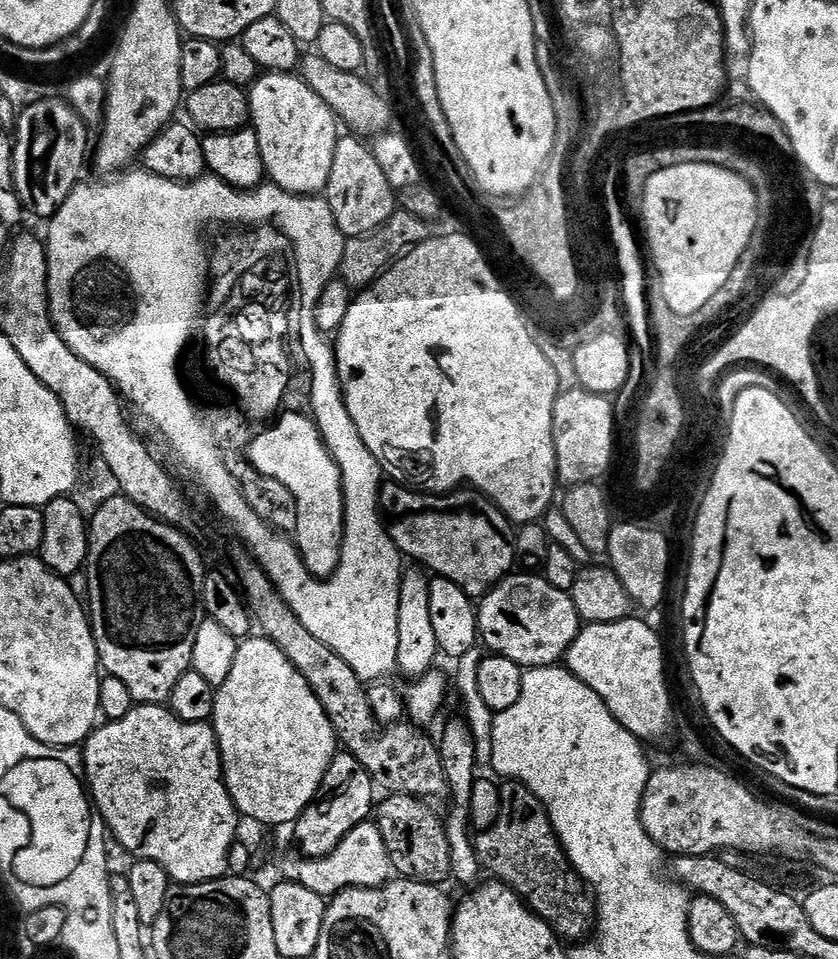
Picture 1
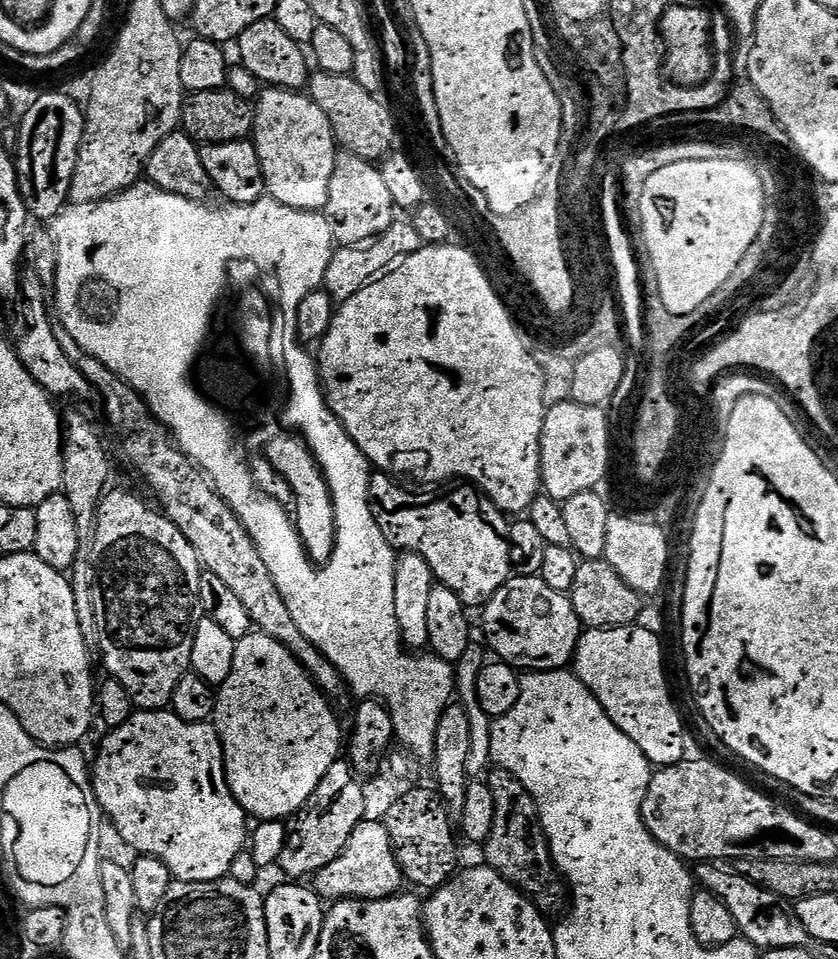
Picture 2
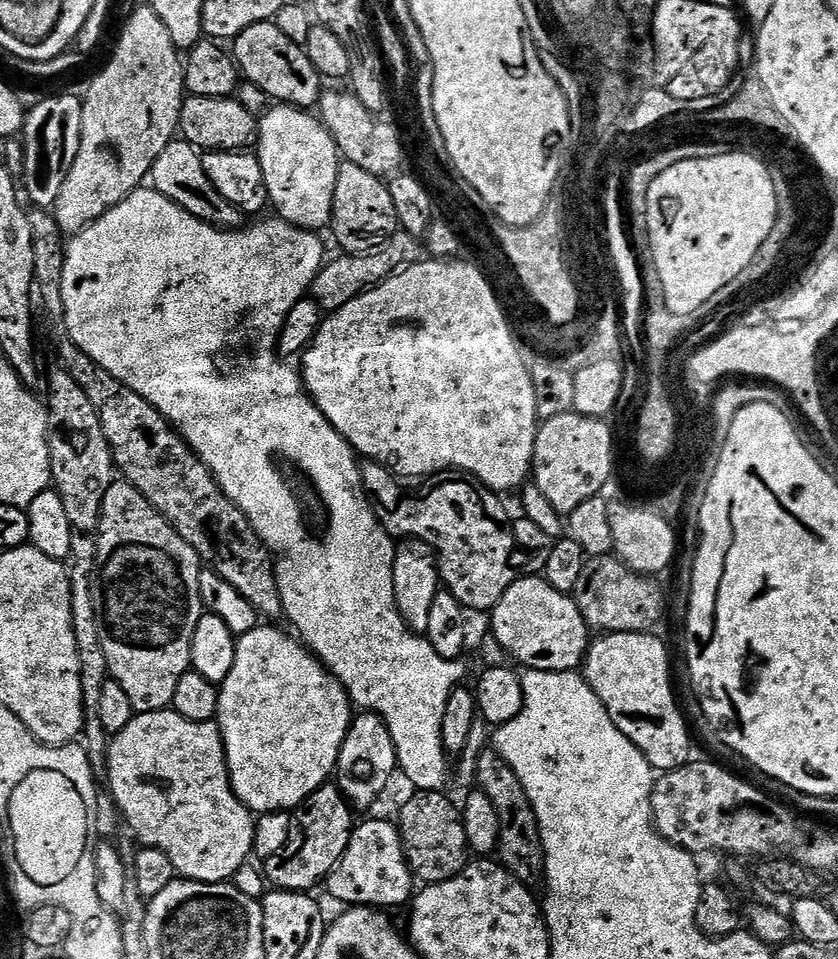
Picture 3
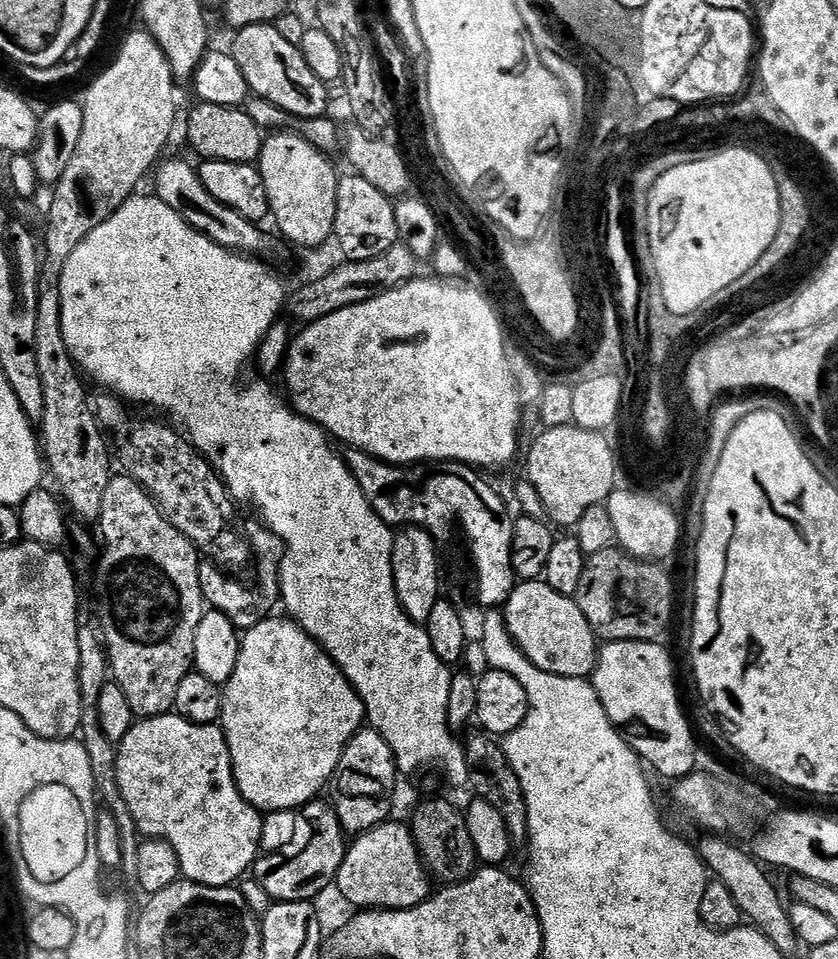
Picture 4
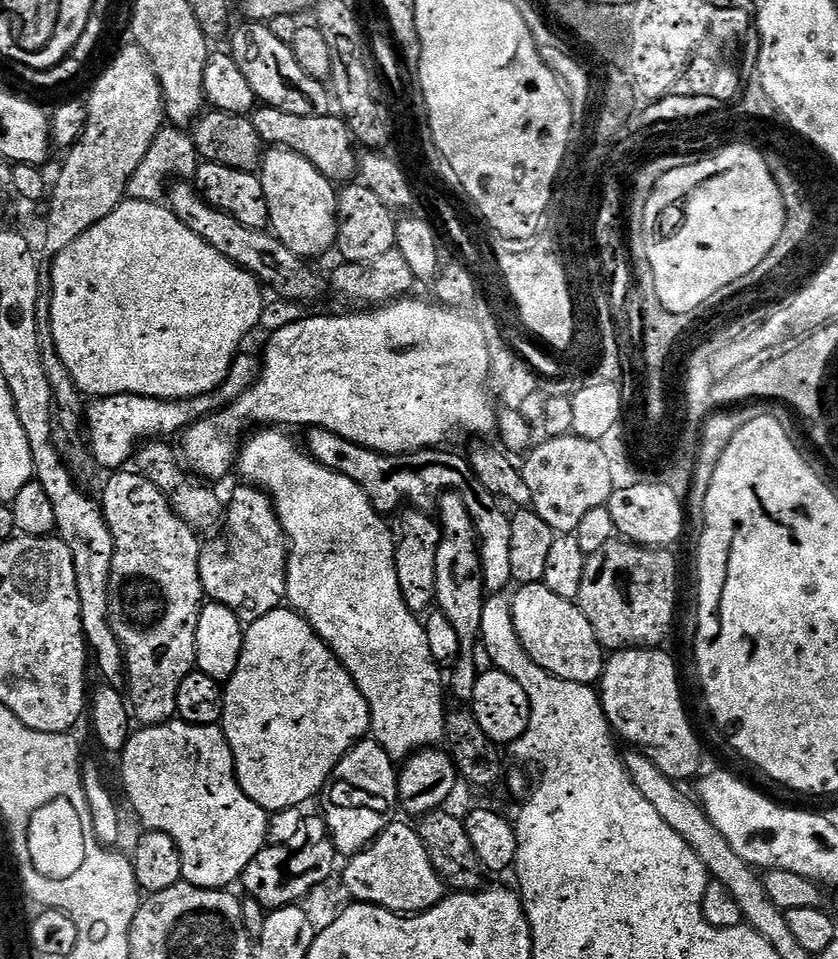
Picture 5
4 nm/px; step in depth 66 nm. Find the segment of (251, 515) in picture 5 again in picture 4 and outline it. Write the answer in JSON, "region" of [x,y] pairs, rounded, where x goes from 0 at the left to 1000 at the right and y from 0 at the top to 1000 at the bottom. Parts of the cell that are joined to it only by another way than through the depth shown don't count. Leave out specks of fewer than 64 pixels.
{"region":[[[305,544],[301,552],[295,552],[295,562],[303,577],[304,587],[310,587],[310,605],[315,608],[315,617],[304,617],[291,609],[285,609],[285,604],[268,599],[252,586],[243,586],[239,589],[239,610],[243,620],[243,629],[249,635],[259,638],[267,638],[270,644],[284,657],[295,657],[308,653],[308,649],[319,647],[322,638],[320,629],[332,621],[332,606],[334,603],[334,584],[339,581],[339,569],[335,563],[326,557],[314,545]]]}

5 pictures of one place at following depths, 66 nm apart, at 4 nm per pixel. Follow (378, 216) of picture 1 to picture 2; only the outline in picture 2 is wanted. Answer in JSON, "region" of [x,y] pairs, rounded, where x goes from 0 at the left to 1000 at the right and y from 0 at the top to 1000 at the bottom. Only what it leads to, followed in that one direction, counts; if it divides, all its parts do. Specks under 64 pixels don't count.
{"region":[[[407,157],[394,186],[389,224],[397,251],[407,259],[428,259],[456,245],[475,227],[475,218],[452,174],[443,167]]]}

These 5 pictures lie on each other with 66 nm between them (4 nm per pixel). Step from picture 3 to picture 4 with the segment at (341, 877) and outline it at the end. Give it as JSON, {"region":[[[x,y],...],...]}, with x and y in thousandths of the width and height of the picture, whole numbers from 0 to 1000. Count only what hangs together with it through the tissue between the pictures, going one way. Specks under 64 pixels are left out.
{"region":[[[459,857],[450,860],[449,863],[442,864],[439,868],[431,868],[419,879],[414,881],[411,898],[403,907],[399,919],[400,929],[406,929],[406,934],[415,943],[421,943],[421,948],[425,949],[471,949],[475,947],[493,947],[499,945],[505,938],[511,937],[513,933],[513,925],[511,926],[511,918],[513,919],[512,910],[508,908],[505,897],[501,896],[501,887],[496,885],[496,879],[492,873],[492,864],[486,858]]]}

